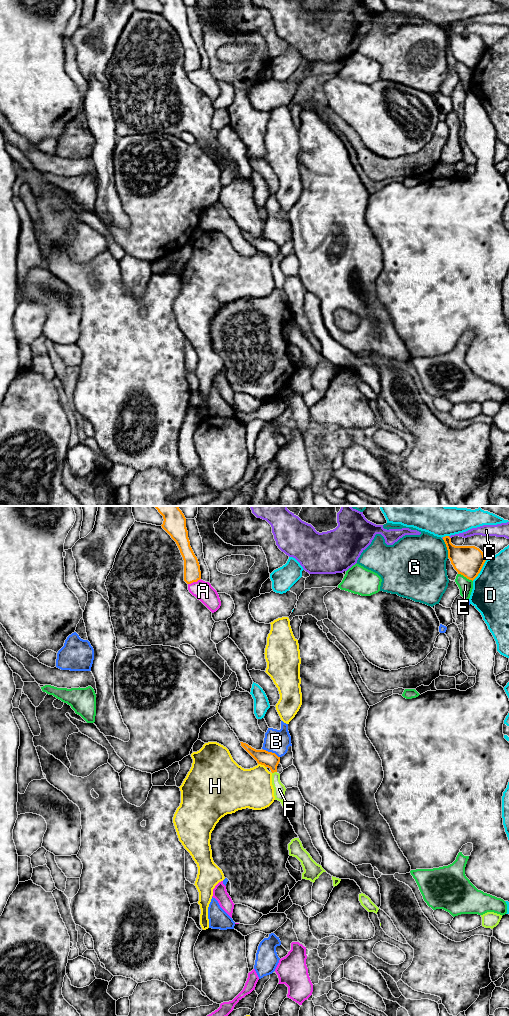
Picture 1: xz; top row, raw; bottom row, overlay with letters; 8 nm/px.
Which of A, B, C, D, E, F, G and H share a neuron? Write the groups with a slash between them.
A D / B / C / E / F / G / H

